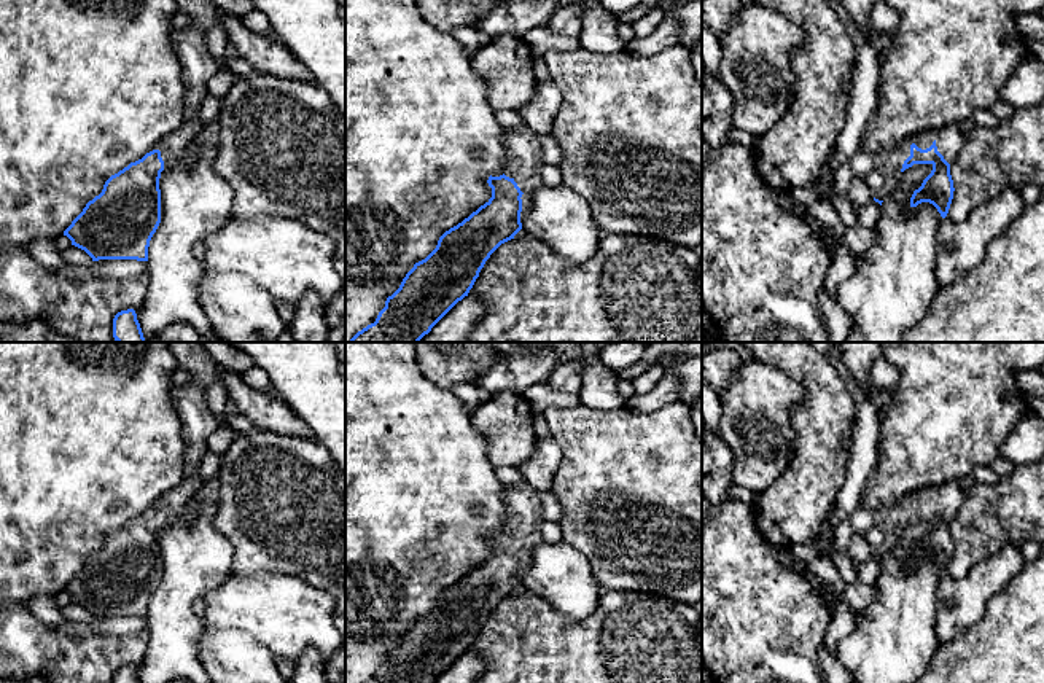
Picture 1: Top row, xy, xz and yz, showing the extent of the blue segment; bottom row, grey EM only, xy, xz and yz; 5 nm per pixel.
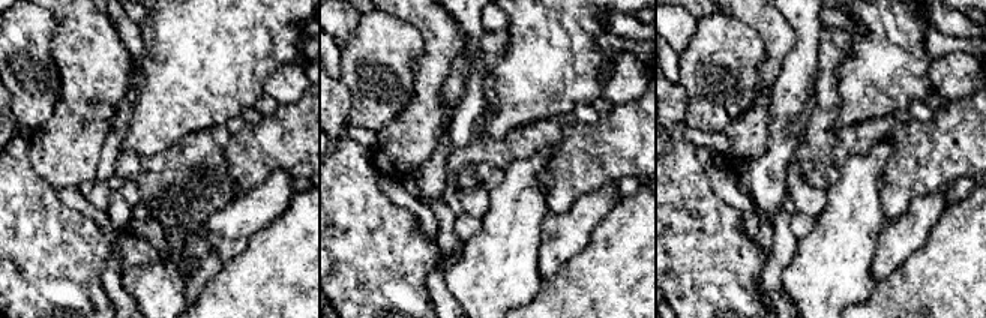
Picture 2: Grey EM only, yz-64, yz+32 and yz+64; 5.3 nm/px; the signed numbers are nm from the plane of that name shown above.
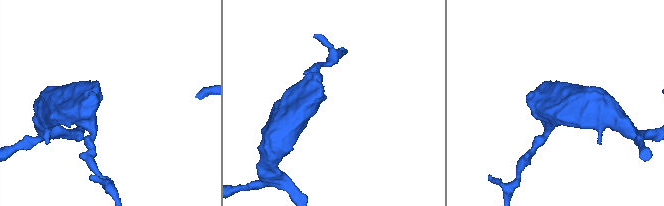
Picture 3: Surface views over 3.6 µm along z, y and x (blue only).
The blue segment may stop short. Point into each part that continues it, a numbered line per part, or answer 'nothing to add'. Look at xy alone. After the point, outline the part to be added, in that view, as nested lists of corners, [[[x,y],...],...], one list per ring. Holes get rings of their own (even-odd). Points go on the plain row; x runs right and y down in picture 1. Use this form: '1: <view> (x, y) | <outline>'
1: xy (171, 510) | [[[180,494],[177,498],[170,498],[159,505],[161,514],[164,517],[164,525],[175,524],[183,511],[185,511],[185,500],[188,494]]]

